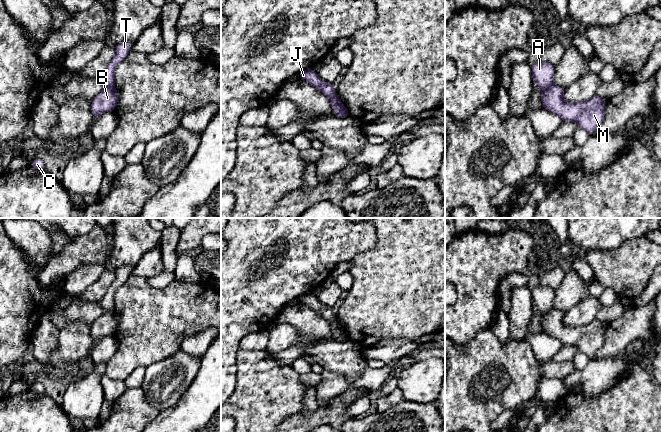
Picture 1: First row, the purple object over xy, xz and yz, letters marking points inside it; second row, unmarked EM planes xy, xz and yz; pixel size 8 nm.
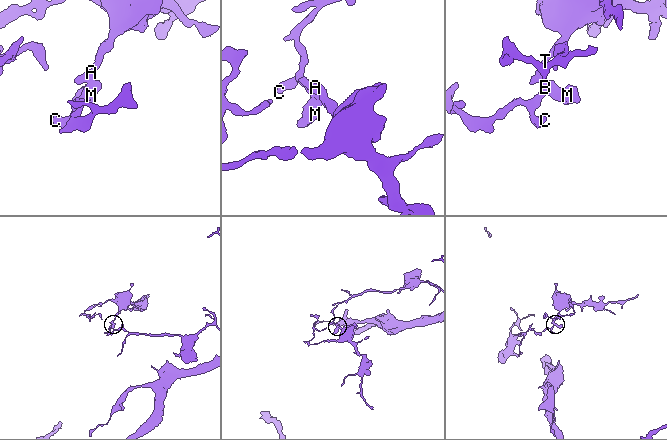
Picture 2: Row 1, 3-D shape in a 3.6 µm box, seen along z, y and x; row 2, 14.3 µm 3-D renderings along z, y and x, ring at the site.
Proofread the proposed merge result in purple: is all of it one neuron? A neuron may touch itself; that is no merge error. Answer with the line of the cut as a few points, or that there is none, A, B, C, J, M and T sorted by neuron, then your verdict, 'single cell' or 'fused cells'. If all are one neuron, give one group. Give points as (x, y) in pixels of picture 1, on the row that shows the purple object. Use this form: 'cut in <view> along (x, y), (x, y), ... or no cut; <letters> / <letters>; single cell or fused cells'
cut in yz along (552, 83), (542, 91); A J T / B C M; fused cells

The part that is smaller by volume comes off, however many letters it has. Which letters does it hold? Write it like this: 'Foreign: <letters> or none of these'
Foreign: A, J, T

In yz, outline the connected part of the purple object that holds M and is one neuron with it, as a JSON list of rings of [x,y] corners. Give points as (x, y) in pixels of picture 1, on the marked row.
[[[552,84],[542,91],[542,107],[563,121],[575,122],[578,127],[585,129],[589,136],[595,135],[596,128],[603,122],[606,100],[595,95],[582,103],[568,103],[563,99],[566,88]]]

